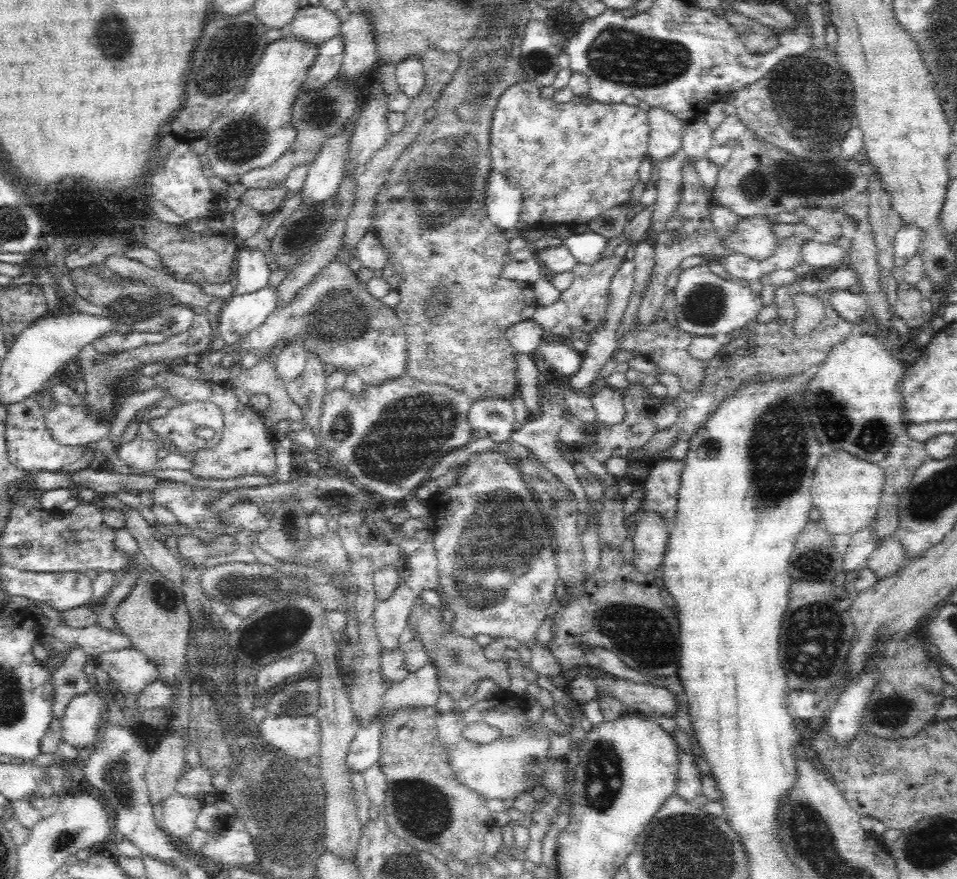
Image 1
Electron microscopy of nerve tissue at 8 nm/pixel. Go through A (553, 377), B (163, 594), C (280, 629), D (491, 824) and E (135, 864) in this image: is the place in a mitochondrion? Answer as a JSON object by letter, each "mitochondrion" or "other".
{"A":"other","B":"mitochondrion","C":"mitochondrion","D":"other","E":"other"}

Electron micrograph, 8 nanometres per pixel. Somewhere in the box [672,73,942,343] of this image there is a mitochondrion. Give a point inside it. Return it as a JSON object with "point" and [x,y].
{"point":[777,182]}

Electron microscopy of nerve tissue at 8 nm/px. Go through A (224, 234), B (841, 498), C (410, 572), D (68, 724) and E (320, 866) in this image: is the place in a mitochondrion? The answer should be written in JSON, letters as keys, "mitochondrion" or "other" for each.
{"A":"other","B":"other","C":"other","D":"other","E":"mitochondrion"}

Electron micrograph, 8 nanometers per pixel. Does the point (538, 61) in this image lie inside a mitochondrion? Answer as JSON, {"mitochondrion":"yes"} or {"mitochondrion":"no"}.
{"mitochondrion":"yes"}

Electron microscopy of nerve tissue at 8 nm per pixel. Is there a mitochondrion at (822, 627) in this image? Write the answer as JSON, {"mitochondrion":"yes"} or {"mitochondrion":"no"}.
{"mitochondrion":"yes"}

